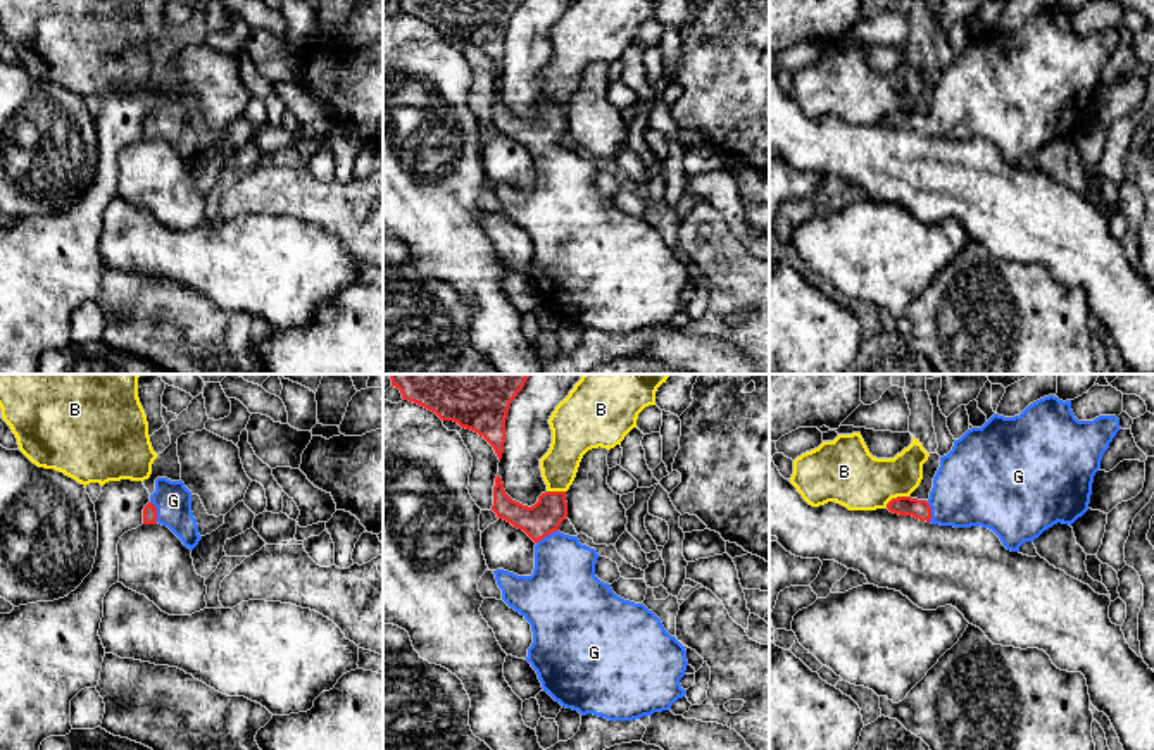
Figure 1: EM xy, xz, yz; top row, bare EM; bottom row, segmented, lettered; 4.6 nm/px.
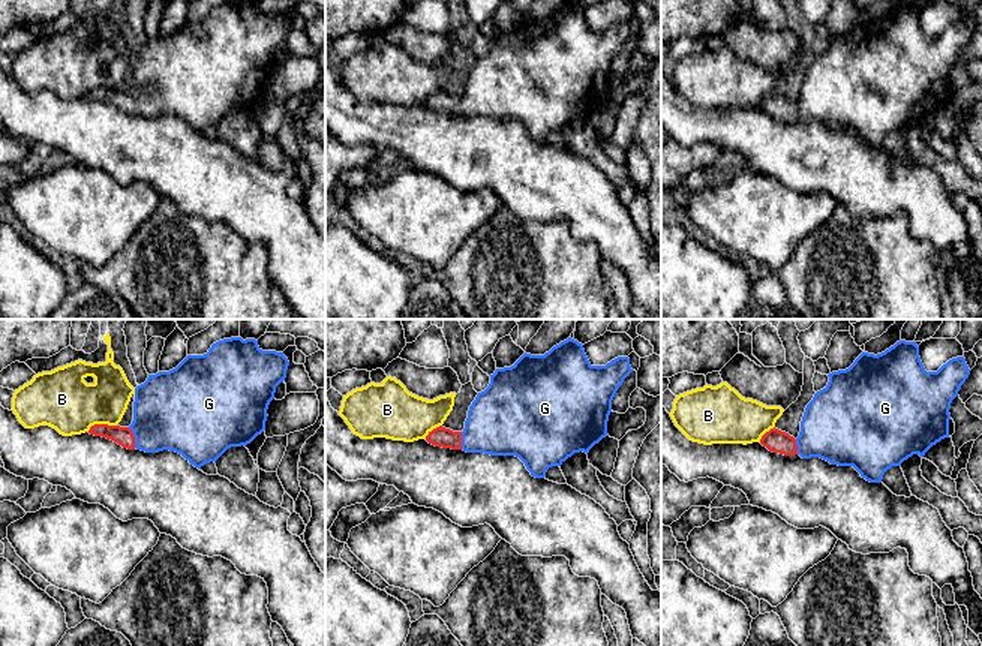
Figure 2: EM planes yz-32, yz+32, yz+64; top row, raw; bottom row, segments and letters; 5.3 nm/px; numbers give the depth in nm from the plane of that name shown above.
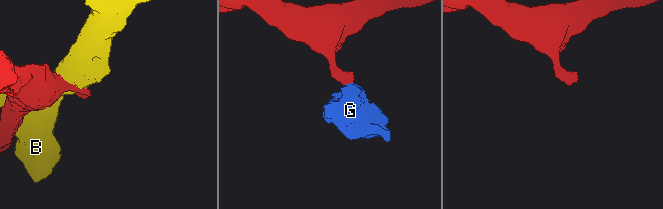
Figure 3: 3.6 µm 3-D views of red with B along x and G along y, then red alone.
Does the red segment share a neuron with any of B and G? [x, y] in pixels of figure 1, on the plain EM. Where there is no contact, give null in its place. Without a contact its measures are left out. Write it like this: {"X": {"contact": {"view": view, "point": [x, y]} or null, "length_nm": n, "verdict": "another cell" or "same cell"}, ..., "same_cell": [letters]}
{"B": {"contact": {"view": "yz", "point": [897, 111]}, "length_nm": 130, "verdict": "another cell"}, "G": {"contact": {"view": "xz", "point": [547, 149]}, "length_nm": 130, "verdict": "same cell"}, "same_cell": ["G"]}

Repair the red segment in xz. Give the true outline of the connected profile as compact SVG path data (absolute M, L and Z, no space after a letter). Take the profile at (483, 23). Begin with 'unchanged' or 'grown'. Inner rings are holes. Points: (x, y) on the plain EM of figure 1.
unchanged; M395 0L402 12L414 16L442 34L483 50L499 74L505 57L505 33L512 14L523 0Z

